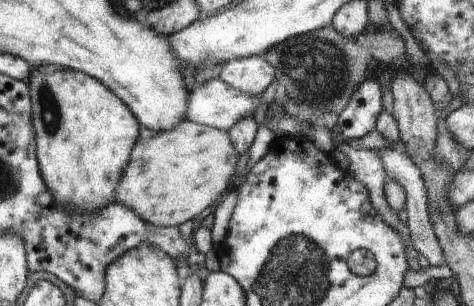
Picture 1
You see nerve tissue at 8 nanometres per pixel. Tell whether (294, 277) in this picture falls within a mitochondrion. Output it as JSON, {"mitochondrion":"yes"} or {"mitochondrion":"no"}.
{"mitochondrion":"yes"}

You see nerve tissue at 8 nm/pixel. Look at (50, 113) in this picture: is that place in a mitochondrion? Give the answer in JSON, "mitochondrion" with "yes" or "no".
{"mitochondrion":"yes"}

